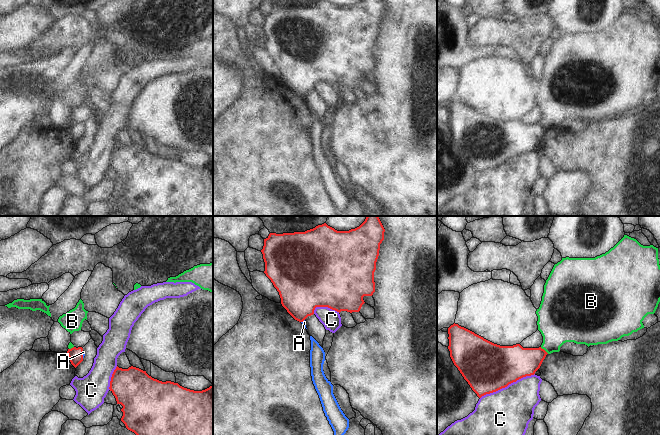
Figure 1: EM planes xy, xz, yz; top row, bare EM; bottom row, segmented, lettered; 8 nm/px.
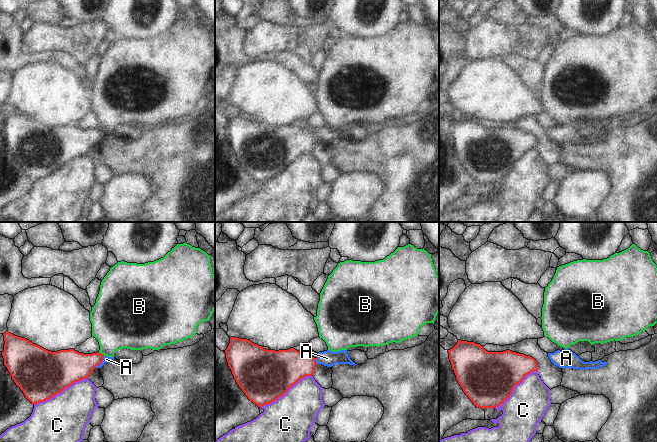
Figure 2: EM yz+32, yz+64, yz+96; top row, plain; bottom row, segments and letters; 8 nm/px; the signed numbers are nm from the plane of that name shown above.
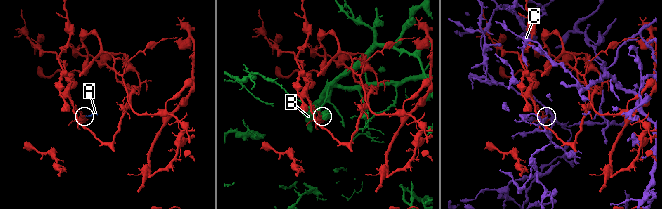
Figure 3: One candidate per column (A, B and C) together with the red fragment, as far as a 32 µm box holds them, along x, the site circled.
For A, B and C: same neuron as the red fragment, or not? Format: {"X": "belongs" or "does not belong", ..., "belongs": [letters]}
{"A": "belongs", "B": "does not belong", "C": "does not belong", "belongs": ["A"]}

